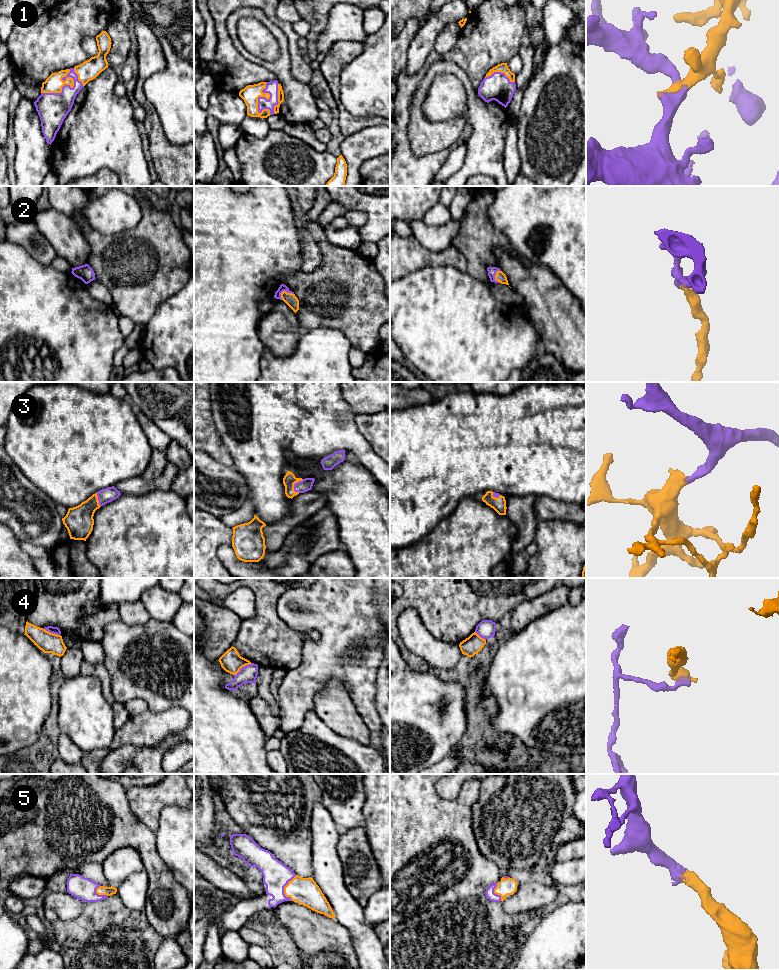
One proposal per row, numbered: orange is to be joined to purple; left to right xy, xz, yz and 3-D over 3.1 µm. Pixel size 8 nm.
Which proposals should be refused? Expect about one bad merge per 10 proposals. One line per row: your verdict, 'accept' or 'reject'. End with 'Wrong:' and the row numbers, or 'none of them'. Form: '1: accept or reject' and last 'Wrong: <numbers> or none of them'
1: accept
2: accept
3: accept
4: reject
5: accept
Wrong: 4

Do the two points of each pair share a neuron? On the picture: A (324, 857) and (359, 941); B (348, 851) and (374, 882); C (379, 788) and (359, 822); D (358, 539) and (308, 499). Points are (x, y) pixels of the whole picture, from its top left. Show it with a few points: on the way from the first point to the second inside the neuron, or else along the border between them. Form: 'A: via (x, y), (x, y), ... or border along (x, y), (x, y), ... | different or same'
A: via (329, 878), (353, 920) | same
B: via (356, 859), (359, 867), (366, 874) | same
C: border along (365, 792), (363, 805), (364, 828) | different
D: border along (311, 489), (322, 493), (326, 497), (326, 504) | different

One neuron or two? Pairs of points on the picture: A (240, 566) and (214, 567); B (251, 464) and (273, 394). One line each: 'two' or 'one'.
A: two
B: one

